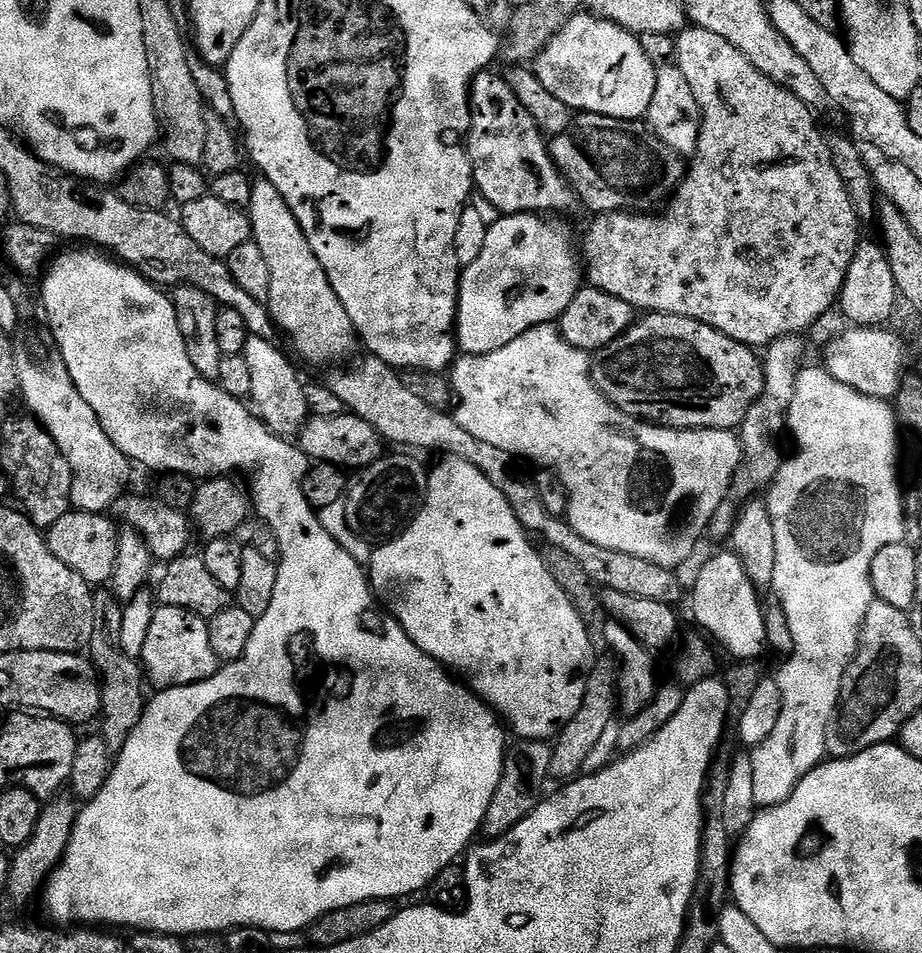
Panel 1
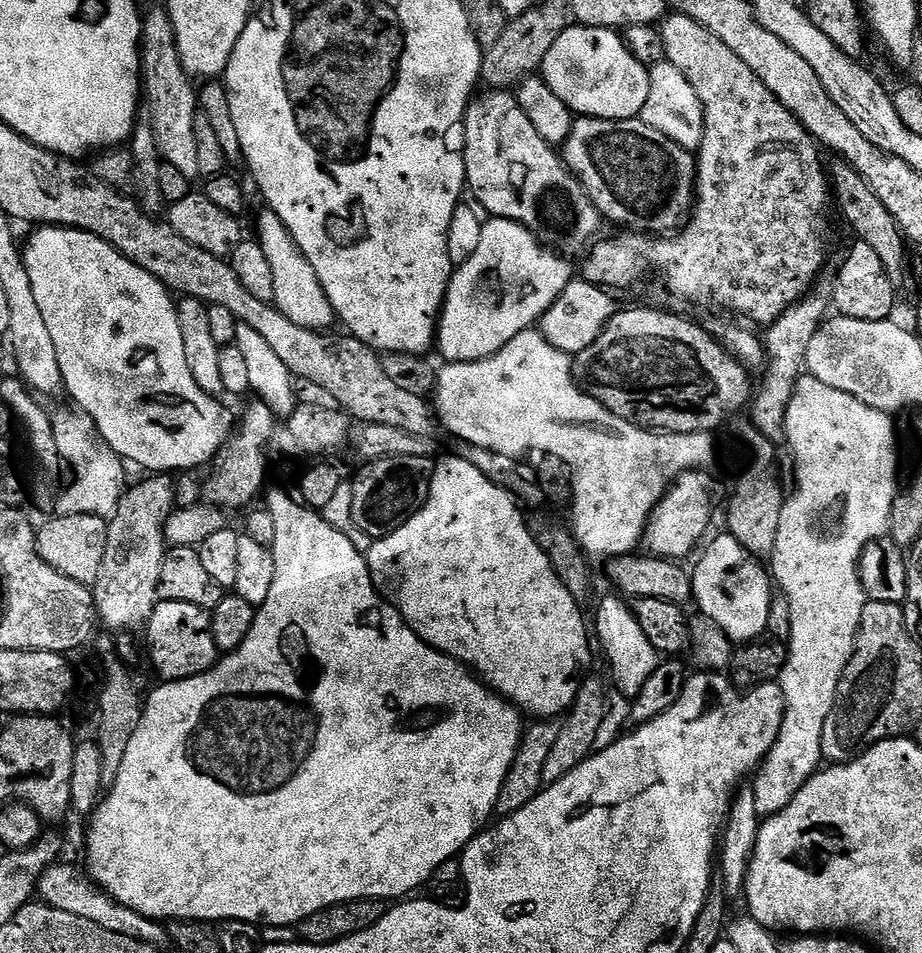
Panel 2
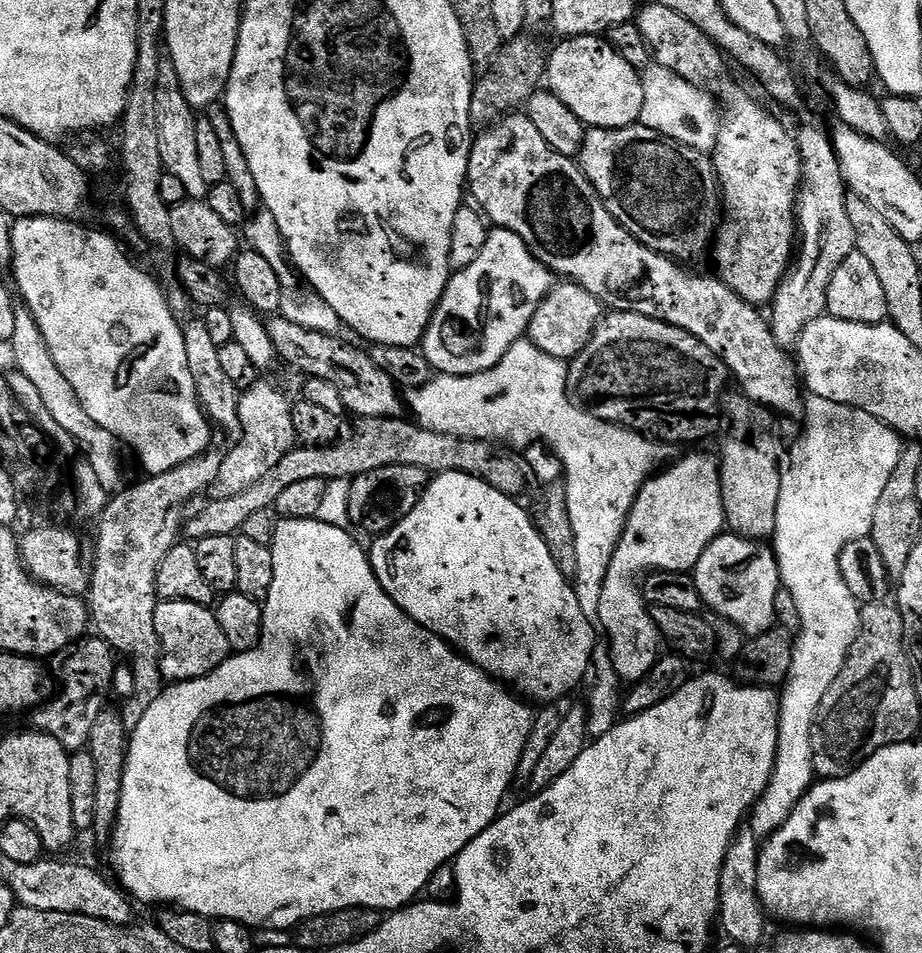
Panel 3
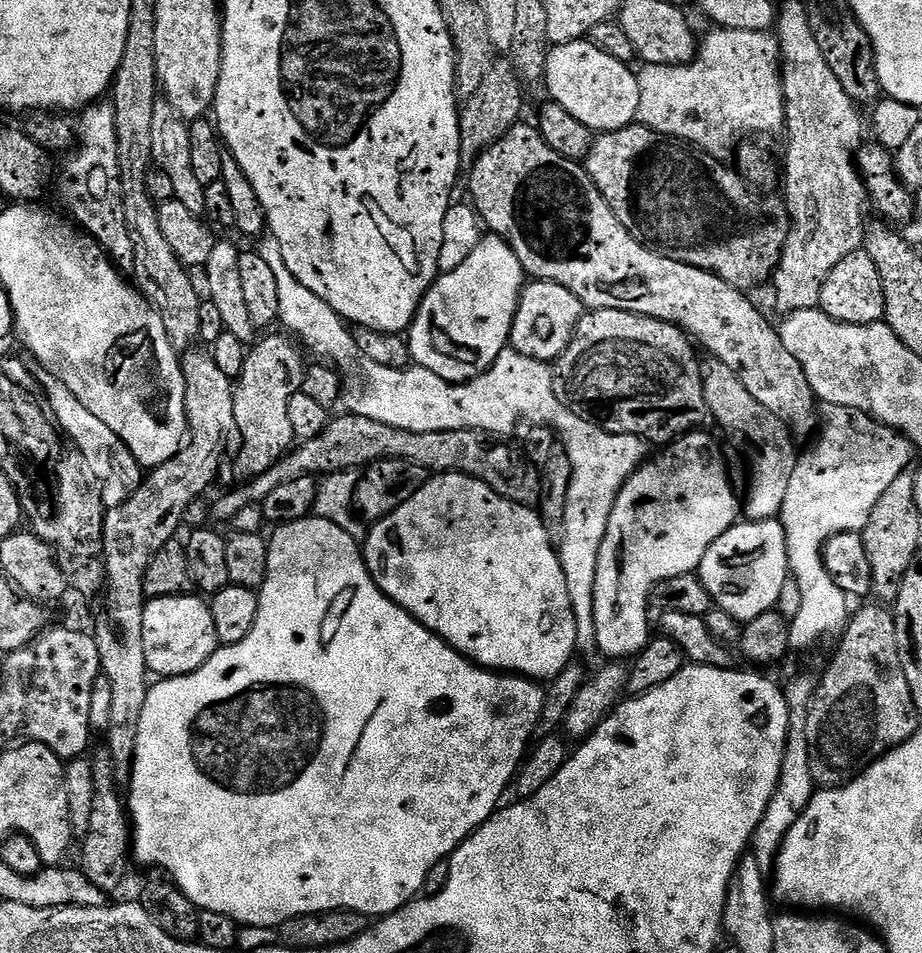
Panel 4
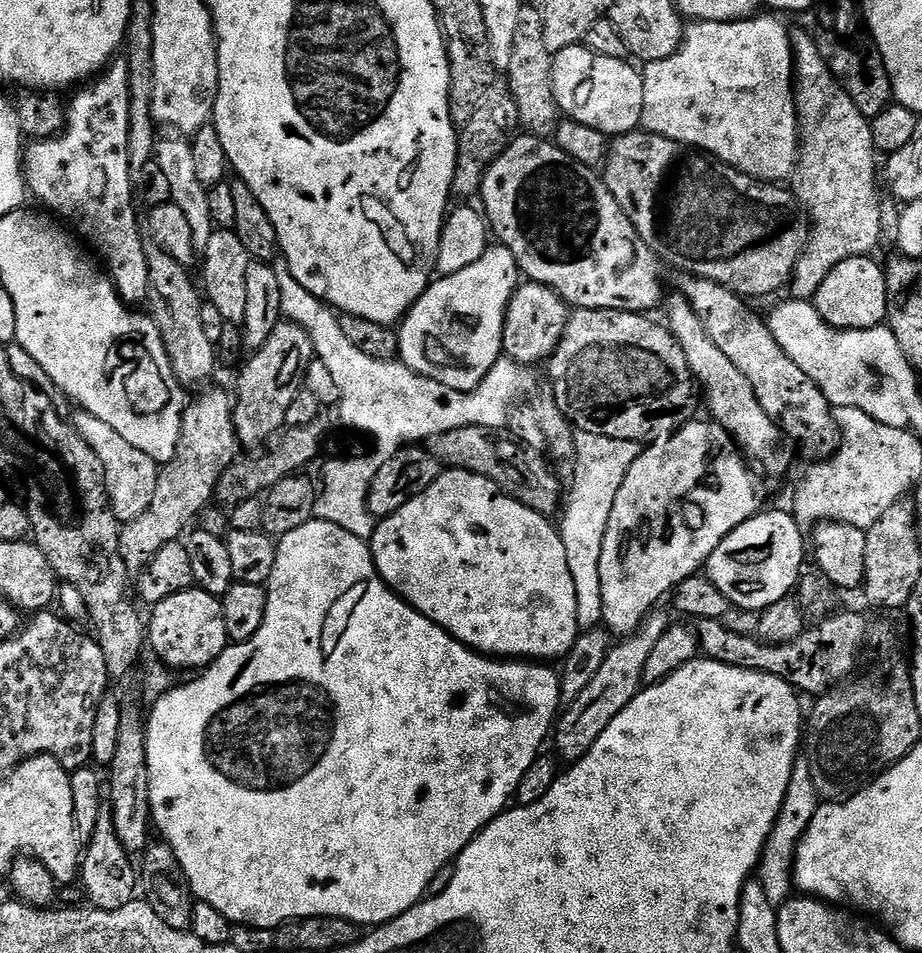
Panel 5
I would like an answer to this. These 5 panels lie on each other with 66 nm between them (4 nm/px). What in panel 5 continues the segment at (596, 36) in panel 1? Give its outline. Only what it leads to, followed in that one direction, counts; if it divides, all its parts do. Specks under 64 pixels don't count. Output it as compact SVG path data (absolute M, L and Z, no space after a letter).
M583 43L570 46L566 50L555 53L552 57L552 89L556 99L556 107L569 120L582 122L582 126L590 126L603 132L609 138L634 132L641 127L642 118L642 82L643 75L628 65L627 59L602 58L602 54L594 54L584 47Z

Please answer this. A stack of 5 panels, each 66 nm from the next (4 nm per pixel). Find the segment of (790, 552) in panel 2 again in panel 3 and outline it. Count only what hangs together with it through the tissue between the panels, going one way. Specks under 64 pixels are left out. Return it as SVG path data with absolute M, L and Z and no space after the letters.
M809 395L802 408L804 433L796 445L791 445L790 463L782 478L774 551L776 559L780 561L780 579L783 587L792 595L792 600L796 603L796 612L800 615L800 636L798 632L794 640L796 646L794 662L790 666L790 674L780 696L780 738L776 751L776 765L772 771L770 794L765 795L750 816L750 825L761 842L769 840L786 823L800 799L814 783L812 771L815 770L816 764L812 759L816 756L816 748L812 745L812 732L814 736L822 698L826 698L826 690L834 686L834 678L838 678L848 657L848 651L852 649L852 643L860 633L862 604L854 598L852 585L846 579L845 573L844 576L840 573L840 564L842 568L842 557L849 546L856 540L871 535L879 500L904 456L901 435L868 413L864 416L864 424L856 424L856 416L860 416L861 413L862 410L857 408L830 402L821 396Z

